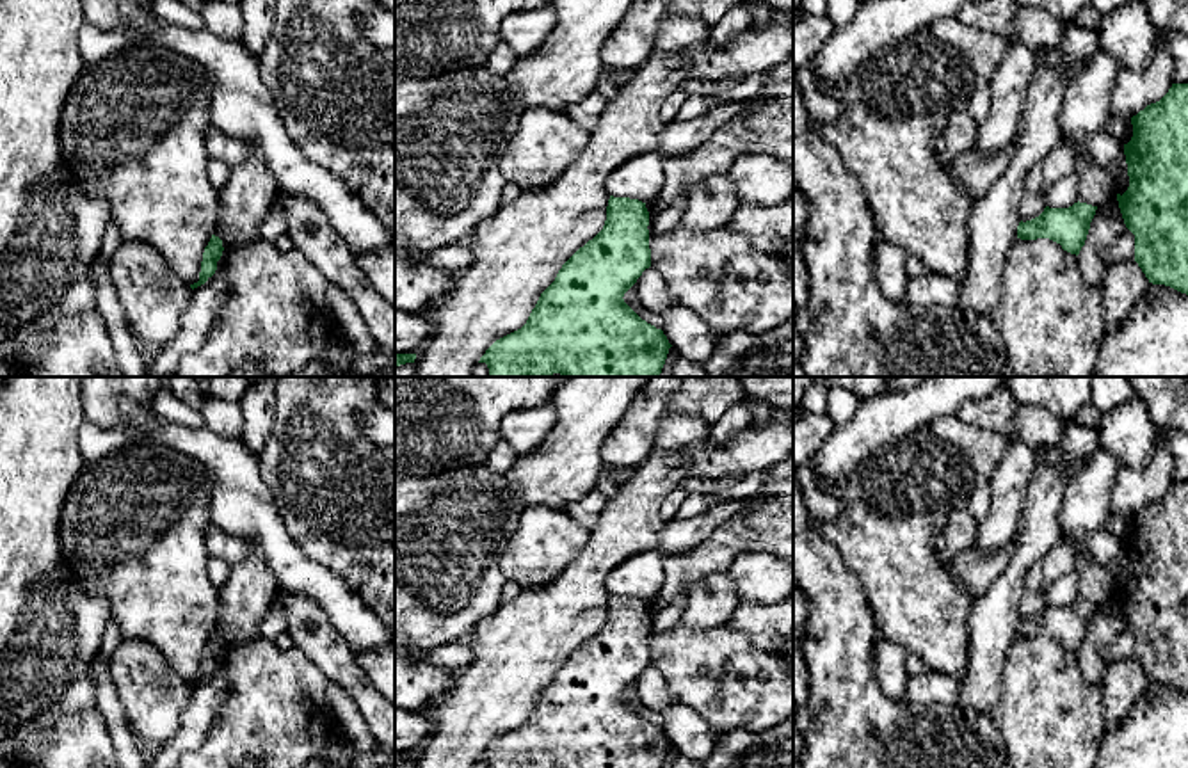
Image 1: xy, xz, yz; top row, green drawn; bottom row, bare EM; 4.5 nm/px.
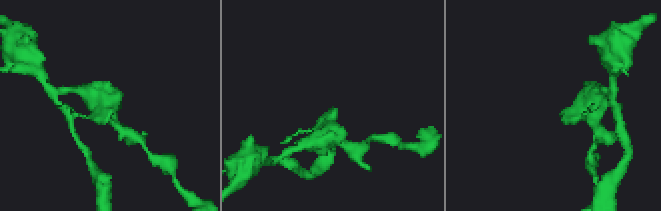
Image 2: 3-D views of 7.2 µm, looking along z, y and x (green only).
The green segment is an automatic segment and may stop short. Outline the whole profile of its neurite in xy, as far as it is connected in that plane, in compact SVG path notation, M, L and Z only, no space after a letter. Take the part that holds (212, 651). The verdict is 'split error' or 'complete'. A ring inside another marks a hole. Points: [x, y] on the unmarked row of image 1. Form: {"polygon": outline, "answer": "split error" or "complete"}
{"polygon": "M212 633L212 636L203 651L199 679L190 683L192 688L205 683L215 672L217 660L221 658L222 649L224 649L222 638L215 633Z", "answer": "complete"}

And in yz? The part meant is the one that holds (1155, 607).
{"polygon": "M1172 482L1156 501L1131 516L1133 535L1124 542L1129 585L1117 592L1126 626L1135 633L1135 660L1152 683L1188 693L1188 482Z", "answer": "complete"}

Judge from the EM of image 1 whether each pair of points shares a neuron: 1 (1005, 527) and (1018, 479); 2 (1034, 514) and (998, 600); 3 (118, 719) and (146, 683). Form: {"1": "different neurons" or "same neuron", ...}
{"1": "same neuron", "2": "same neuron", "3": "different neurons"}

